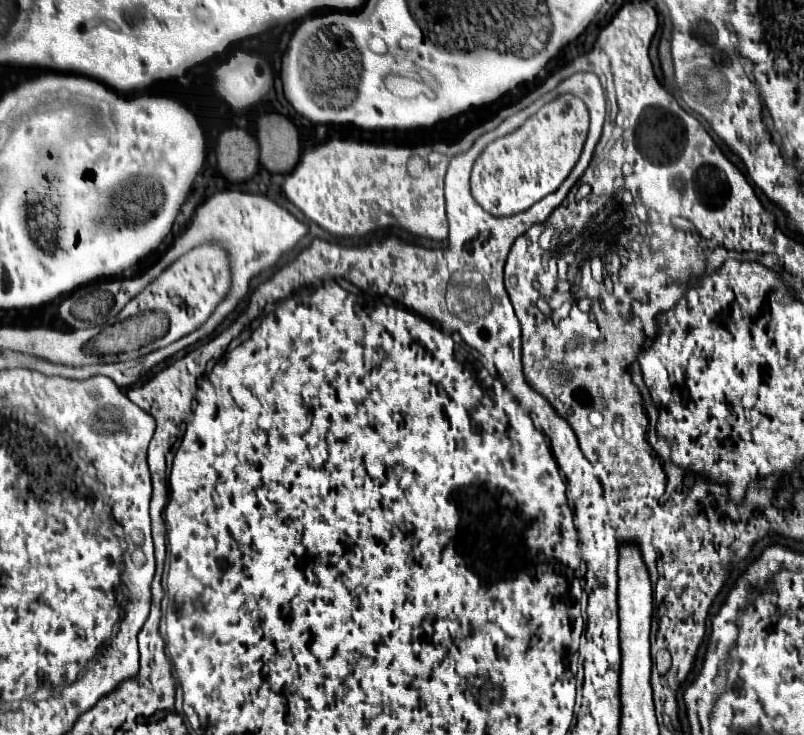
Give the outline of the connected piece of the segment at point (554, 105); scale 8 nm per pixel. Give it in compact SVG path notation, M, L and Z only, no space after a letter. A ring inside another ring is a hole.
M560 95L534 113L514 133L490 143L476 159L470 187L476 203L494 217L510 217L530 209L556 191L576 165L588 133L586 105L574 95Z

